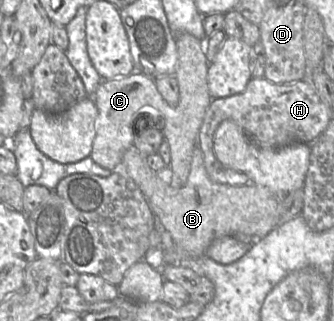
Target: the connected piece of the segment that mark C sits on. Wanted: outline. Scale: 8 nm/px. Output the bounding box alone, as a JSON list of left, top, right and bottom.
[91,33,212,186]

